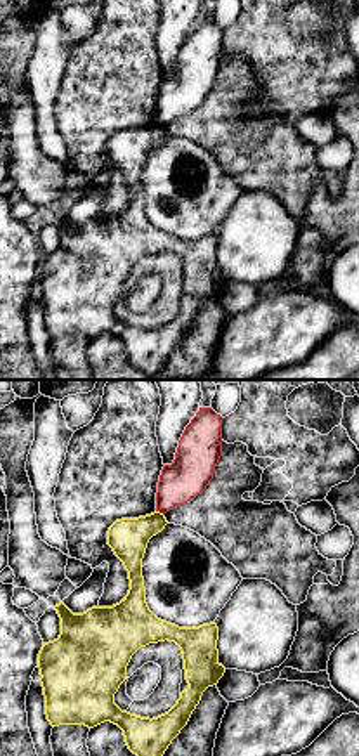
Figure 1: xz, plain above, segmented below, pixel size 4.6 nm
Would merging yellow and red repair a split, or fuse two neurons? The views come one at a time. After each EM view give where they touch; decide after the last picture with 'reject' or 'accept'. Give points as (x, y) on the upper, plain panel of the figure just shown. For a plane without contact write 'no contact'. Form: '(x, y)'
(158, 123)

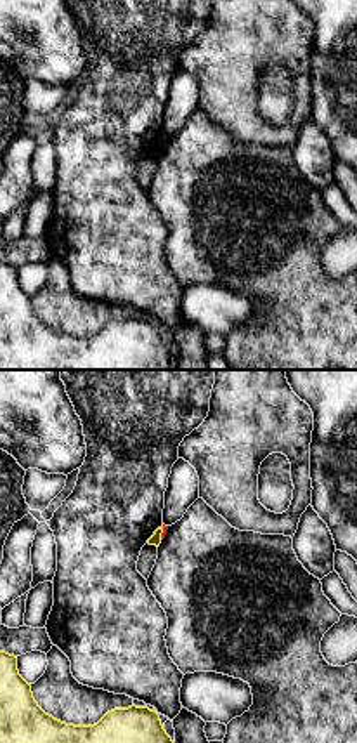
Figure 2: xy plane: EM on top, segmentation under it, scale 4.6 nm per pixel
(162, 143)

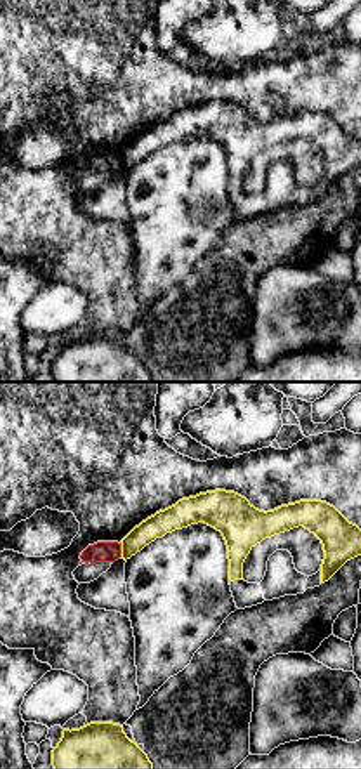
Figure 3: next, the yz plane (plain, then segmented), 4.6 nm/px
(122, 162)

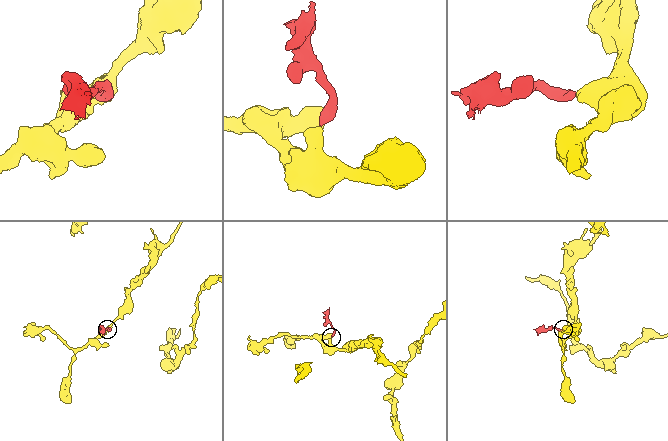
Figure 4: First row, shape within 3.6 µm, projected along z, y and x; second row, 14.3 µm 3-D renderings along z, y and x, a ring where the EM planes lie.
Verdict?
reject

